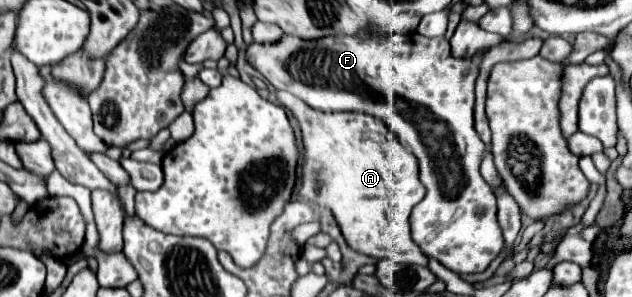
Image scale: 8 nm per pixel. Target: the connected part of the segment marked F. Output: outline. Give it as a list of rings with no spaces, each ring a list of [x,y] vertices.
[[[418,32],[412,34],[386,34],[382,40],[382,34],[372,34],[370,38],[360,38],[360,36],[324,36],[318,40],[300,40],[298,36],[292,34],[284,34],[278,42],[272,44],[260,44],[260,42],[252,42],[246,46],[246,60],[252,68],[256,68],[276,90],[288,90],[294,96],[298,96],[300,100],[304,100],[310,108],[314,110],[322,110],[322,112],[366,112],[372,114],[380,120],[384,120],[390,130],[412,150],[412,154],[416,156],[418,164],[420,164],[420,180],[426,186],[426,196],[422,202],[418,202],[410,214],[410,228],[412,228],[412,240],[422,248],[422,252],[426,256],[436,258],[440,264],[444,264],[446,268],[450,268],[456,274],[474,274],[474,272],[482,272],[488,268],[488,264],[500,254],[500,250],[504,248],[504,238],[496,220],[496,196],[490,190],[490,186],[484,182],[484,178],[480,176],[480,162],[482,162],[482,154],[484,154],[484,142],[480,140],[478,132],[474,130],[474,82],[478,76],[478,64],[480,64],[482,52],[476,54],[472,60],[458,60],[452,56],[450,52],[450,44],[444,36],[440,38],[426,38]]]

